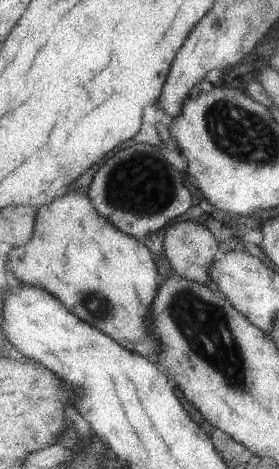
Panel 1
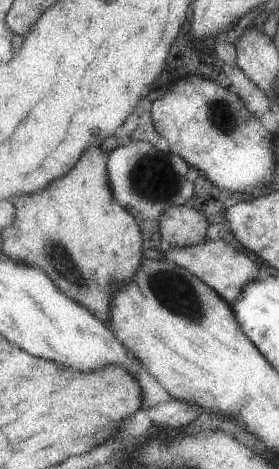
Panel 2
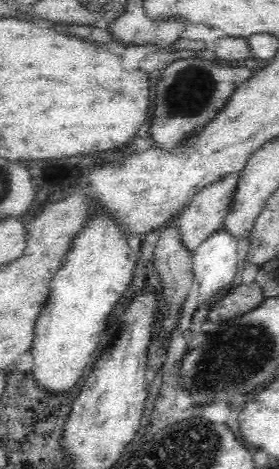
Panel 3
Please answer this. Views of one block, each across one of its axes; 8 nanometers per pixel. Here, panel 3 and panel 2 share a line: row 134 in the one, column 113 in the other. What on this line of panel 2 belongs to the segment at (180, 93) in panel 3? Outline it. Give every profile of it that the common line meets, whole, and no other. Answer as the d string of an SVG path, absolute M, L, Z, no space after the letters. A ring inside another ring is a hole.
M135 142L125 146L117 146L109 158L109 176L115 198L129 208L129 212L141 220L159 220L169 208L185 206L191 202L195 194L195 184L187 180L191 164L183 156L175 156L173 152L165 154L155 148L151 142Z

